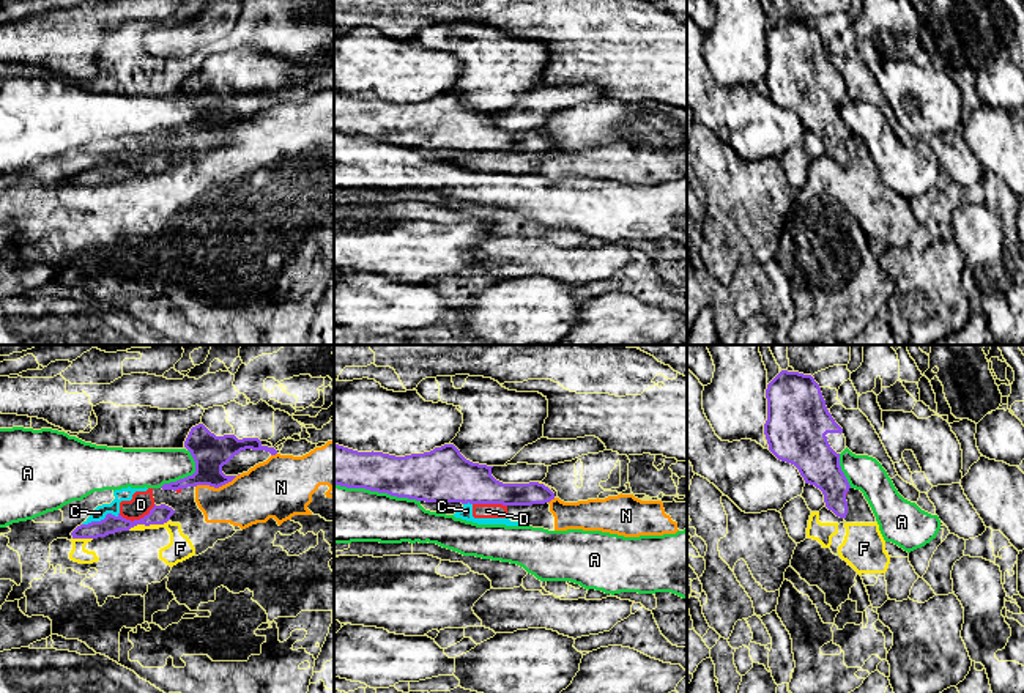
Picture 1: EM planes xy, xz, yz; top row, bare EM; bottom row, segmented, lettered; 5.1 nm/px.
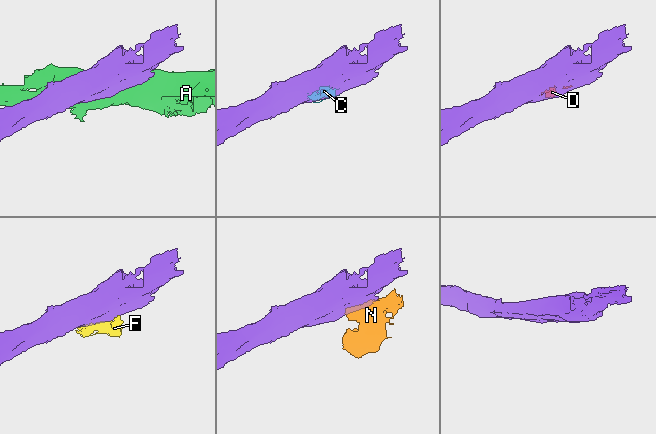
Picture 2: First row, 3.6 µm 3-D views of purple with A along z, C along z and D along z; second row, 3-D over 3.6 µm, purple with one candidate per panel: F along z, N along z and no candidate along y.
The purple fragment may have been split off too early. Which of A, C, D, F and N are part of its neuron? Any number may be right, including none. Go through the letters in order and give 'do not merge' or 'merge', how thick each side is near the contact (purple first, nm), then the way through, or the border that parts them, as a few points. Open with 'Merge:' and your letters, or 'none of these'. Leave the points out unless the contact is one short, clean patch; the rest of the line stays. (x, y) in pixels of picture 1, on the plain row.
Merge: none of these
A: do not merge; 240 nm thick on the purple side, 300 nm on the other
C: do not merge; 90 nm thick on the purple side, 70 nm on the other
D: do not merge; 100 nm thick on the purple side, 120 nm on the other
F: do not merge; 100 nm thick on the purple side, 130 nm on the other; border along xy (167, 167), (158, 172), (134, 172), (128, 177)
N: do not merge; 190 nm thick on the purple side, 280 nm on the other; border along xy (240, 122), (218, 134), (196, 134)

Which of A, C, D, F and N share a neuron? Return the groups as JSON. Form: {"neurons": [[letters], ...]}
{"neurons": [["A"], ["C", "D", "F", "N"]]}

